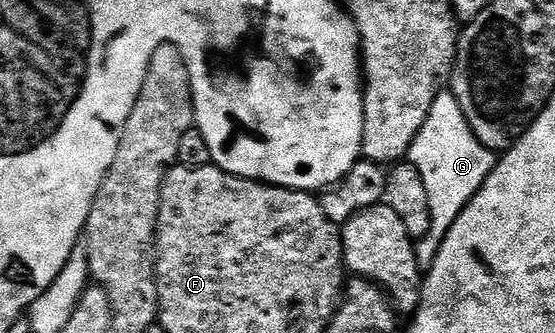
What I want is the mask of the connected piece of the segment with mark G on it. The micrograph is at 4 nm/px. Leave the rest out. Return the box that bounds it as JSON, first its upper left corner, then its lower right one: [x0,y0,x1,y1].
[406,90,497,270]

